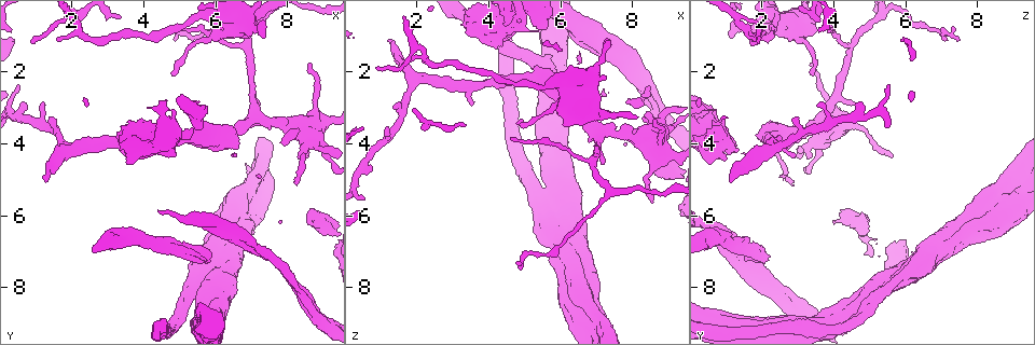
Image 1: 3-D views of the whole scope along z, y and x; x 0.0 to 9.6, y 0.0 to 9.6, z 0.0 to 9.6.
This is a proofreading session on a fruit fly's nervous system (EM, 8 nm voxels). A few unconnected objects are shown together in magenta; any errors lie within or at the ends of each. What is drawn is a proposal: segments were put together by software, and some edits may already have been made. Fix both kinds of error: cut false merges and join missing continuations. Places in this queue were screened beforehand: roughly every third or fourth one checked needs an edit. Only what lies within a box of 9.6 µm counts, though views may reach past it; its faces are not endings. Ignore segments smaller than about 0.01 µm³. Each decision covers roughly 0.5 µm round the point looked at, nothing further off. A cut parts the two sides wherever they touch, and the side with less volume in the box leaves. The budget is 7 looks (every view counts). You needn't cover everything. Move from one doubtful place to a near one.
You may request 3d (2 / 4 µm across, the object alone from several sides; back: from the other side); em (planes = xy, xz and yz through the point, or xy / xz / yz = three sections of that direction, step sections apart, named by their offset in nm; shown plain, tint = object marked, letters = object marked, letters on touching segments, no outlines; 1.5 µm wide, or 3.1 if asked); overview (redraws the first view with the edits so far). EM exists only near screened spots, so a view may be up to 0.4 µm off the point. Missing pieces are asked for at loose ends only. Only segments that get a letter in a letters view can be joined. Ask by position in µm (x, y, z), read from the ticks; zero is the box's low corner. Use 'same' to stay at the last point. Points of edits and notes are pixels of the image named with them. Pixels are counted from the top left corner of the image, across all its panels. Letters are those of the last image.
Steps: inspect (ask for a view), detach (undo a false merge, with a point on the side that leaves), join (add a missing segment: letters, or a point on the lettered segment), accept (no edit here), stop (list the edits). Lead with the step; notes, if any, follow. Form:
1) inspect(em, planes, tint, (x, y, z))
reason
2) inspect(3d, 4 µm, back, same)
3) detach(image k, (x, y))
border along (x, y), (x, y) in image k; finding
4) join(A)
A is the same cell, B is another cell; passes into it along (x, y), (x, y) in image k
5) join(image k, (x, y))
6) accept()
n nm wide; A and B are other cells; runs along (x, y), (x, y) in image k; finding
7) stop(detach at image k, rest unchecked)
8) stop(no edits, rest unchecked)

inspect(3d, 4 µm, (7.40, 1.05, 1.10))
thin end

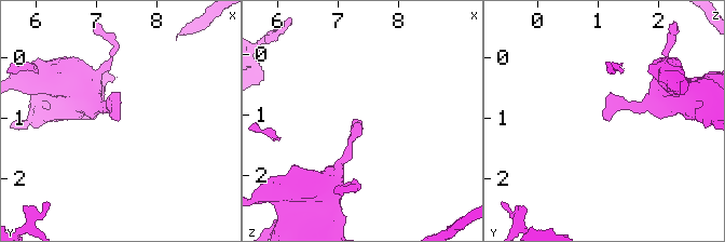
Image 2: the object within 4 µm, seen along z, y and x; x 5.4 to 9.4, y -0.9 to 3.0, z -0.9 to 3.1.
inspect(em, planes, tint, (7.35, 1.05, 1.10))
need the tissue

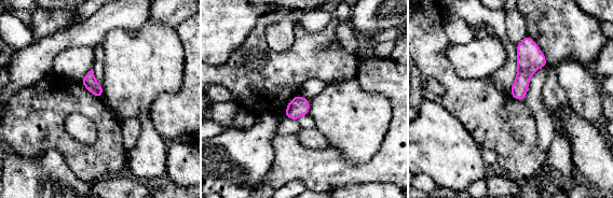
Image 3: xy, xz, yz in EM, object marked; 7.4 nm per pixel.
inspect(em, planes, letters, same)
what lies round it

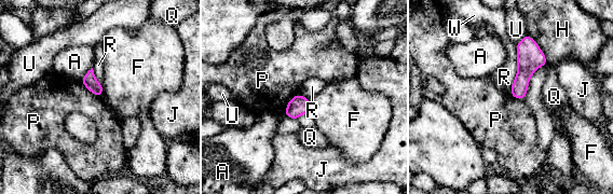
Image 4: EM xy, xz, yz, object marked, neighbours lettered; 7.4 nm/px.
accept()
A, F, H, J, P, Q, R, U and W are other cells; border along (80, 81), (92, 93), (101, 97) in image 4; none of them fits

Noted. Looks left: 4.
inspect(3d, 2 µm, (5.80, 6.95, 2.05))
end of a long branch

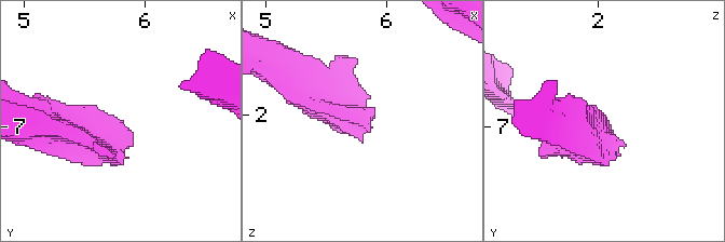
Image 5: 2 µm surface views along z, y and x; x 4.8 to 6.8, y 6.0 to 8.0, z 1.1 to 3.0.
inspect(em, xy, step 8, plain, (5.78, 6.94, 2.08))

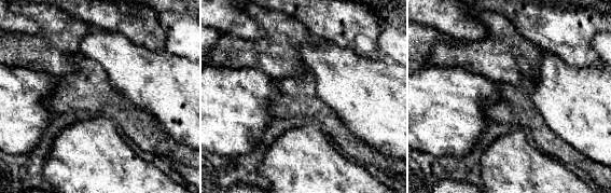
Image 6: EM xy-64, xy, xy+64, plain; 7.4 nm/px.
inspect(em, xy, step 8, letters, same)

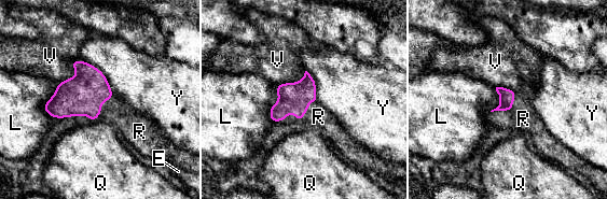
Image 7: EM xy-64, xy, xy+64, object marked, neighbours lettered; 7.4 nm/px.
join(R)
R is the same cell, E, L, Q, V and Y are other cells; passes into it along (507, 96), (509, 110), (523, 118) in image 7; the neuron continues

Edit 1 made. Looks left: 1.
inspect(em, planes, letters, (7.80, 7.35, 1.40))
two arms at a narrow angle

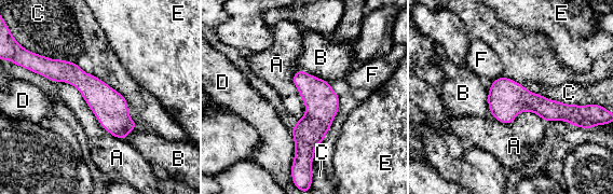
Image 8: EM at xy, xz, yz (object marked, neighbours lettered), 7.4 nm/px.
accept()
A, B, C, D, E and F are other cells; runs along (42, 61), (83, 81), (133, 126) in image 8; all the same neuron

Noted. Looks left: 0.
stop(join at image 7, rest unchecked)

